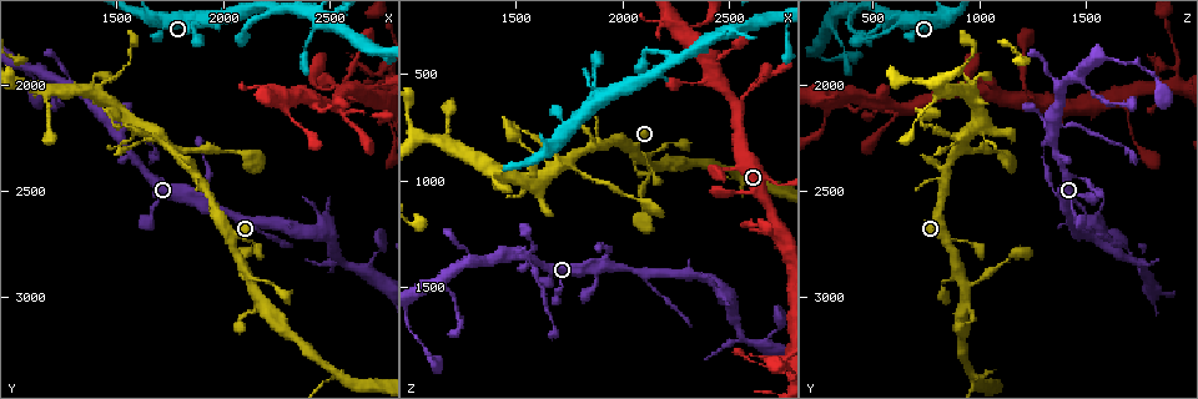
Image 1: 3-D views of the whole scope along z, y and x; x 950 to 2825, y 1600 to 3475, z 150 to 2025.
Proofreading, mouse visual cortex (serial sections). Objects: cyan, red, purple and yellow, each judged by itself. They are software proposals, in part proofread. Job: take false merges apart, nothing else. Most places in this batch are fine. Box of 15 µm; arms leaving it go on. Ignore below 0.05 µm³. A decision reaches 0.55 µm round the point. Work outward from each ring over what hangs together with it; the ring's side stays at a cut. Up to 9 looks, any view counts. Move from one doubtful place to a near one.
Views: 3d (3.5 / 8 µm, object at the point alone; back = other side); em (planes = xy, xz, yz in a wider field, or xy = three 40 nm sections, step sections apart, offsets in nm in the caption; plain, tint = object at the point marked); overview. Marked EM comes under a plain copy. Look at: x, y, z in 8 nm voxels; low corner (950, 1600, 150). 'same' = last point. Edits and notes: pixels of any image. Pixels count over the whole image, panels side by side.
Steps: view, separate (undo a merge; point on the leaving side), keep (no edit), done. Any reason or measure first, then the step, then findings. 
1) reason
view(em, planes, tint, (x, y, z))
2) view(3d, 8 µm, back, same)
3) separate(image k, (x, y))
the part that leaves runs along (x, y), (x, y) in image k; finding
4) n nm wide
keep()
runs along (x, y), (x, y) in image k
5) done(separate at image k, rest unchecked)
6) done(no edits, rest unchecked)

arms part here
view(3d, 3.5 µm, back, (2070, 2640, 1430))

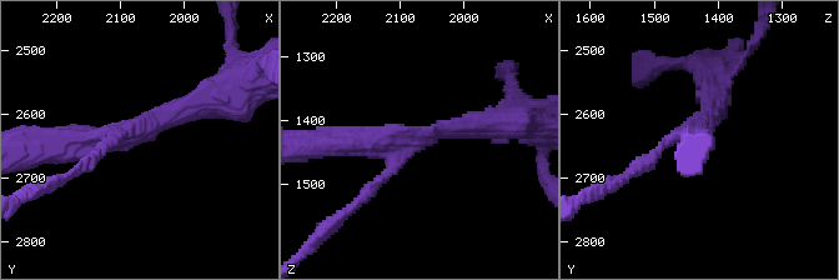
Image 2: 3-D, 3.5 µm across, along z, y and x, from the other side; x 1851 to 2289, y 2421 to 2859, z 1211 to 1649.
3 arms; arms of 150, 300, 350 nm
view(em, xy, step 1, tint, (2075, 2625, 1430))

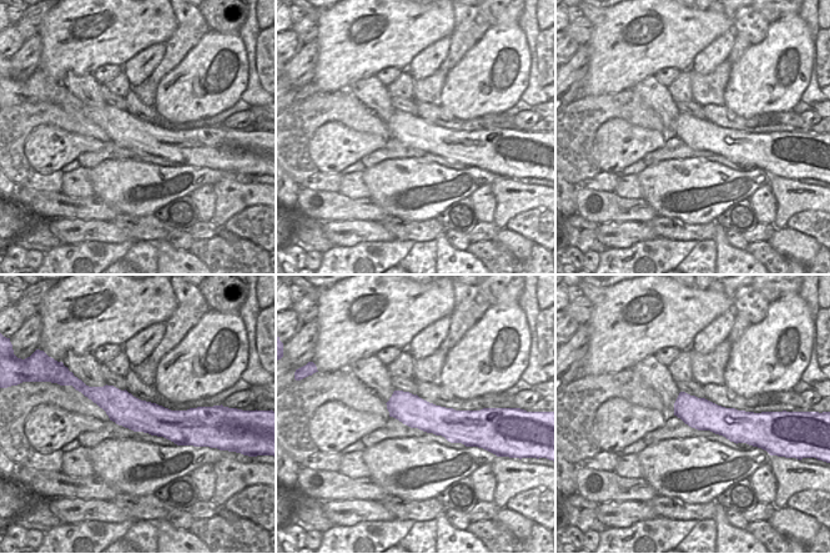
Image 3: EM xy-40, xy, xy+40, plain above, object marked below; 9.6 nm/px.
keep()
runs along (87, 392), (139, 416), (190, 422) in image 3; one cell here

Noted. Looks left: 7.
sharp bend
view(3d, 3.5 µm, (1570, 2190, 1300))

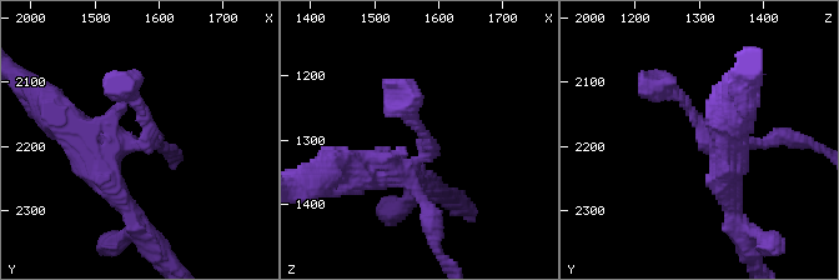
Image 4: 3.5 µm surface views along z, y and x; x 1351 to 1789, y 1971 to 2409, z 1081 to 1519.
arms of 250, 400 nm
view(em, xy, step 2, tint, (1585, 2175, 1310))

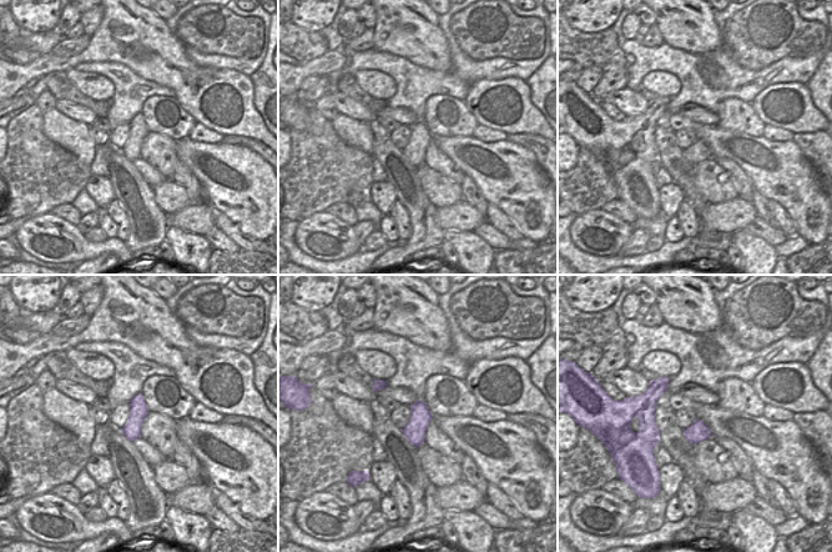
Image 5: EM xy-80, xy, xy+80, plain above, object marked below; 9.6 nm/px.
keep()
runs along (385, 164), (427, 150), (397, 90) in image 4; all the same cell

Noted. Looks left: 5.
four arms meet
view(em, xy, step 1, tint, (1760, 2290, 890))

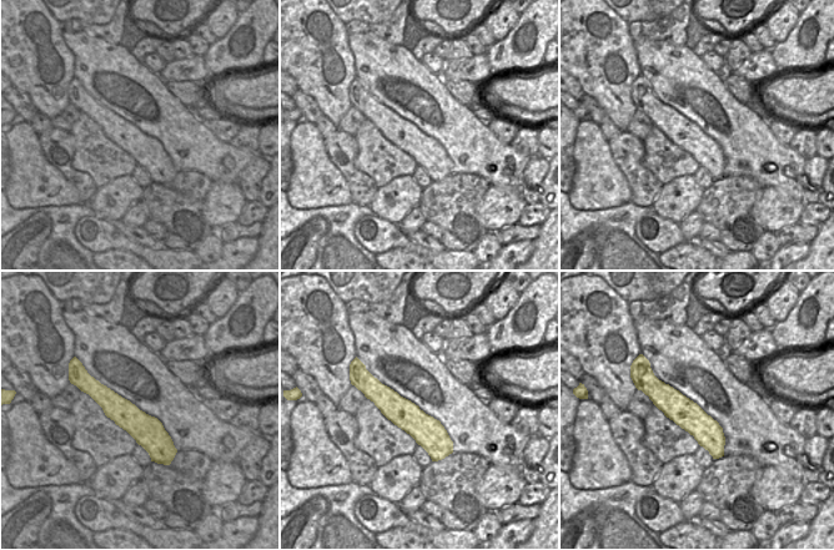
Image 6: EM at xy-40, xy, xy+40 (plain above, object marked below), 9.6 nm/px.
view(3d, 3.5 µm, same)

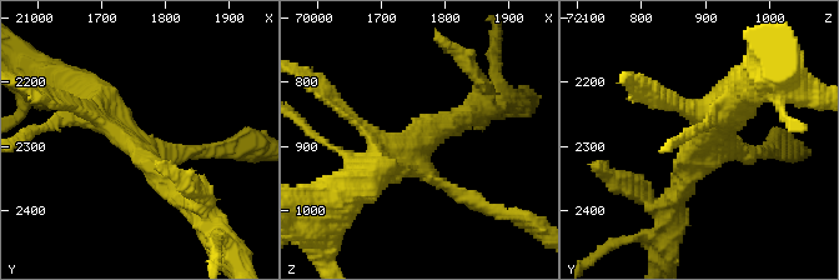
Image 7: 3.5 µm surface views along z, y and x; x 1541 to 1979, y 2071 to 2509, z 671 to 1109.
arms of 150, 200, 300, 400 nm
keep()
runs along (90, 390), (172, 452) in image 6; continuous, no second cell

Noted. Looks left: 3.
four arms meet
view(3d, 3.5 µm, back, (1410, 2000, 970))

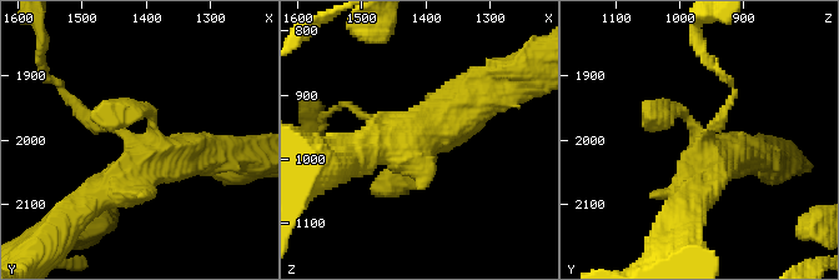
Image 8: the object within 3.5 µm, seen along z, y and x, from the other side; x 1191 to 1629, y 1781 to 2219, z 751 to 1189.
now the EM
view(em, xy, step 2, tint, (1415, 2000, 960))

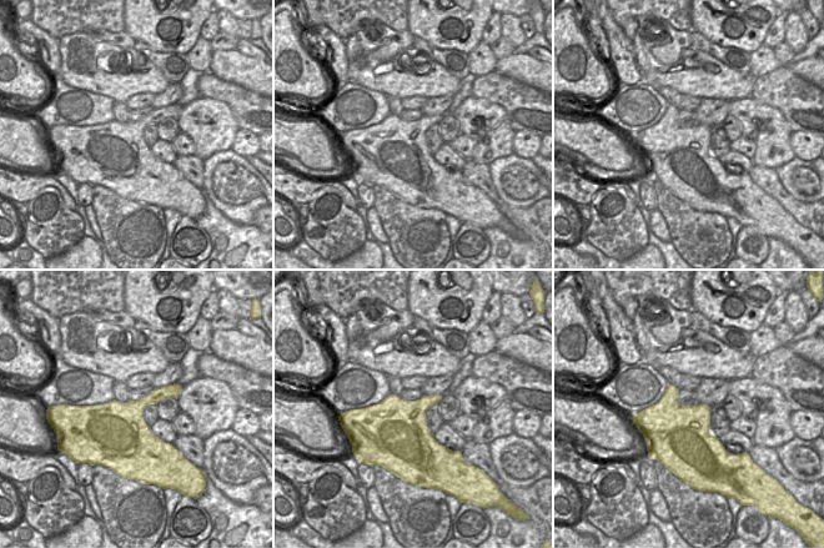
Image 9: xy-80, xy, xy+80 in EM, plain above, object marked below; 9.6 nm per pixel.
keep()
runs along (362, 154), (397, 148), (501, 93) in image 8; all the same cell

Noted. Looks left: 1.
done(no edits, rest unchecked)

